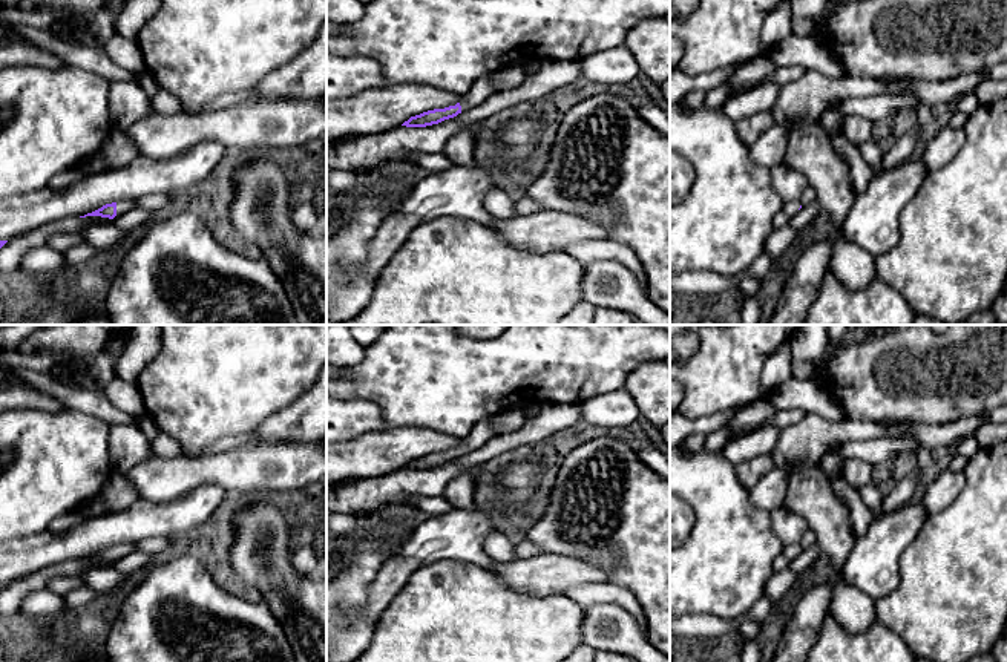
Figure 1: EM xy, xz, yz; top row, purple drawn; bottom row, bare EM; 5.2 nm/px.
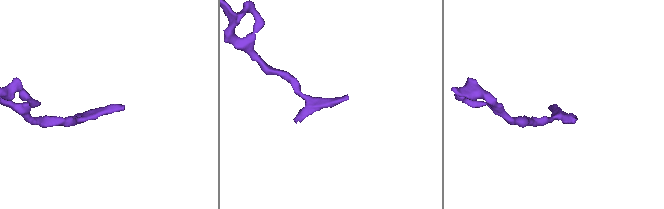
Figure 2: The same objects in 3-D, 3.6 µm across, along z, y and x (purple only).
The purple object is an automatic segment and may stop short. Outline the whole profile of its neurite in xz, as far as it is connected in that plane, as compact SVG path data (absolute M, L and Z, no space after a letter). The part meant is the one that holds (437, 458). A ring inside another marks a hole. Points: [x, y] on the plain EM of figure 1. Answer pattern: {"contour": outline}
{"contour": "M486 417L474 426L472 432L466 438L463 438L461 444L457 446L455 449L423 455L420 458L411 460L402 469L426 470L426 469L438 467L444 463L457 460L461 455L480 449L495 435L498 435L498 431L492 424L492 417Z"}

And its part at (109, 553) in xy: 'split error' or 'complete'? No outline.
split error

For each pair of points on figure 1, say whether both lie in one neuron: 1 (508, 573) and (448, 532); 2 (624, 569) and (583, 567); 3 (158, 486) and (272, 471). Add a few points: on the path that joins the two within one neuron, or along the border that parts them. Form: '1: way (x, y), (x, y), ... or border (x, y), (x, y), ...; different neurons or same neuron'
1: border (498, 561), (488, 567); different neurons
2: border (567, 555), (584, 558), (600, 566), (607, 580); different neurons
3: way (186, 474), (192, 471), (244, 471); same neuron

